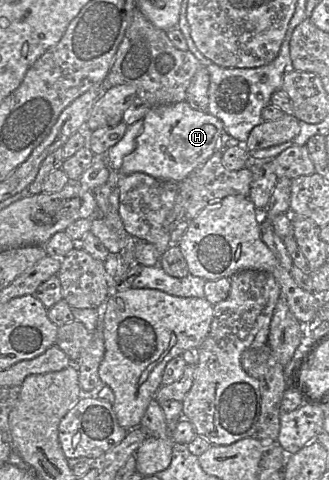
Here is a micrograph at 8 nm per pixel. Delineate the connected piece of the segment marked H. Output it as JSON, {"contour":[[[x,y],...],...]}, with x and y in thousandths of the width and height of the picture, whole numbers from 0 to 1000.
{"contour":[[[568,210],[462,221],[435,246],[435,269],[407,315],[374,331],[371,363],[444,360],[483,375],[547,379],[669,313],[678,254],[632,231],[587,227]]]}

